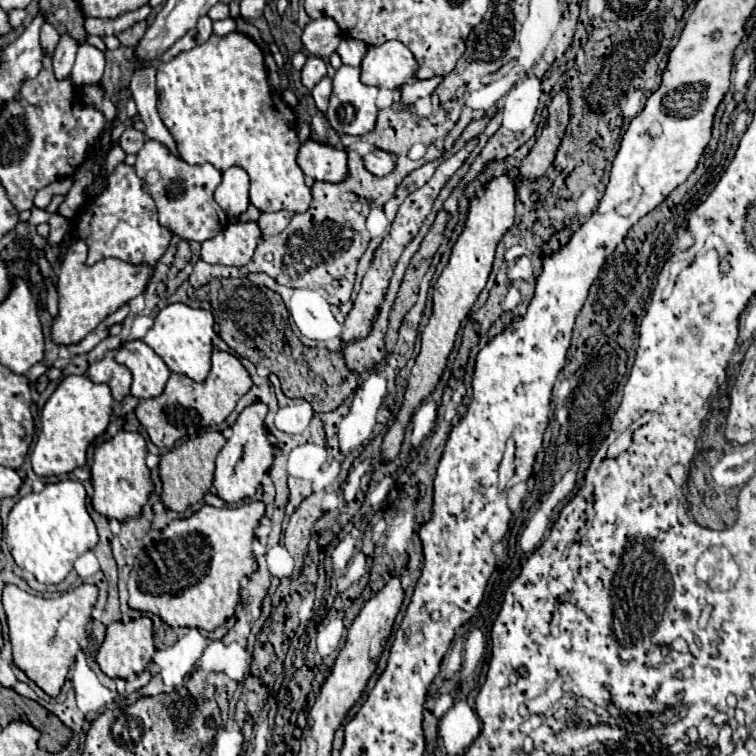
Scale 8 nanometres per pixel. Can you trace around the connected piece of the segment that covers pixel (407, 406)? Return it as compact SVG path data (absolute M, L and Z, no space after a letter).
M509 176L495 178L493 182L487 184L485 194L473 200L465 228L463 228L457 244L453 246L449 264L441 272L437 286L433 290L433 314L421 334L421 352L419 352L415 366L411 368L411 376L407 380L403 408L399 410L393 426L389 428L389 432L383 438L381 452L383 452L385 462L393 460L399 454L399 448L401 448L401 442L405 436L405 428L407 428L415 408L435 390L441 374L445 372L447 358L453 350L453 342L455 342L457 330L461 326L461 320L469 314L473 302L477 300L477 296L485 288L485 282L491 272L495 248L497 248L499 240L503 238L503 234L513 226L513 216L515 216L515 184Z

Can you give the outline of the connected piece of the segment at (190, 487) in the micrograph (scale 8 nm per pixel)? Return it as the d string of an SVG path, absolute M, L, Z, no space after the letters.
M213 430L213 432L205 432L203 436L197 436L193 440L187 440L181 446L177 446L171 452L161 456L161 464L159 464L159 476L163 482L161 500L169 510L185 512L189 506L203 500L203 496L209 492L209 488L213 484L215 456L219 454L219 450L223 446L225 446L223 434Z

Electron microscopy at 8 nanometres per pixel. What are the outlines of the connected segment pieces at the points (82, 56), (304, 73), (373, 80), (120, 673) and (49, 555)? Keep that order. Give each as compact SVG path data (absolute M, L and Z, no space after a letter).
M81 44L77 50L77 60L71 72L73 86L85 86L85 84L97 84L103 76L105 68L105 54L97 50L91 44Z
M307 56L307 64L305 68L301 70L301 80L303 80L303 86L307 86L309 90L321 80L327 76L327 66L321 58L317 56Z
M385 42L371 46L361 62L361 82L377 88L401 88L415 78L417 60L413 52L401 42Z
M143 616L133 622L113 622L107 626L105 642L97 652L99 668L111 678L129 678L133 674L143 672L155 656L155 640L153 640L153 622L151 618Z
M77 480L47 484L43 492L23 496L7 520L7 544L15 564L47 586L61 584L73 570L73 562L97 542L95 522L87 512L87 494Z

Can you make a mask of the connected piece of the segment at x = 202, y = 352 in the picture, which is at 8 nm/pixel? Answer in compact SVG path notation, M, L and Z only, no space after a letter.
M169 304L157 314L153 328L141 340L163 358L171 372L185 374L195 382L203 382L211 370L213 336L213 314L209 310L189 308L185 304Z

